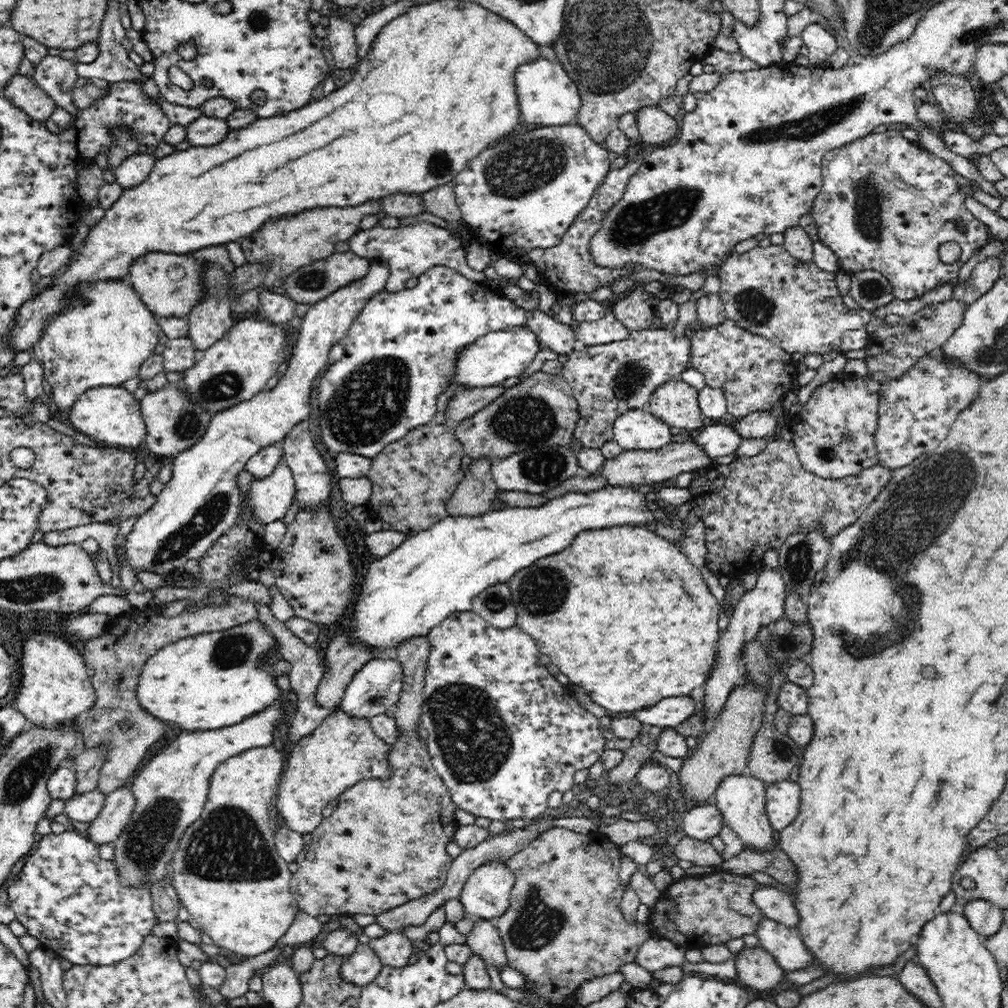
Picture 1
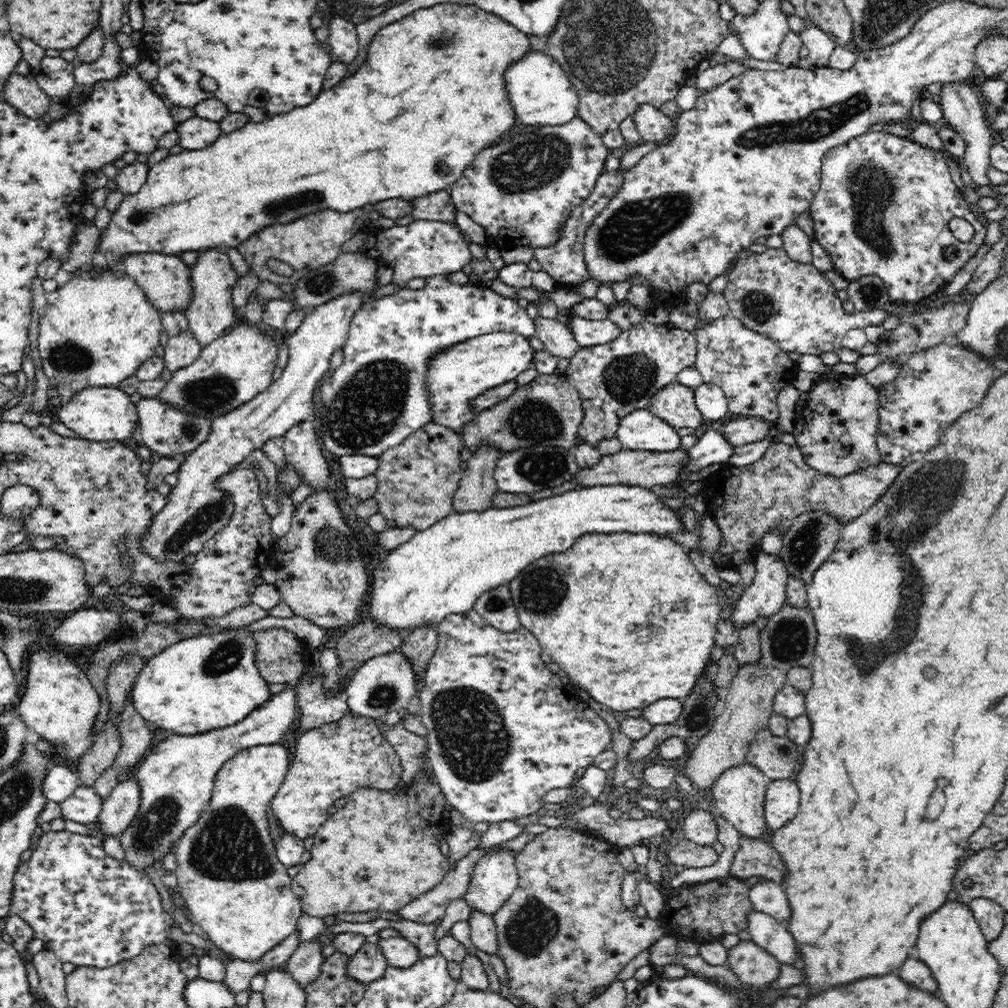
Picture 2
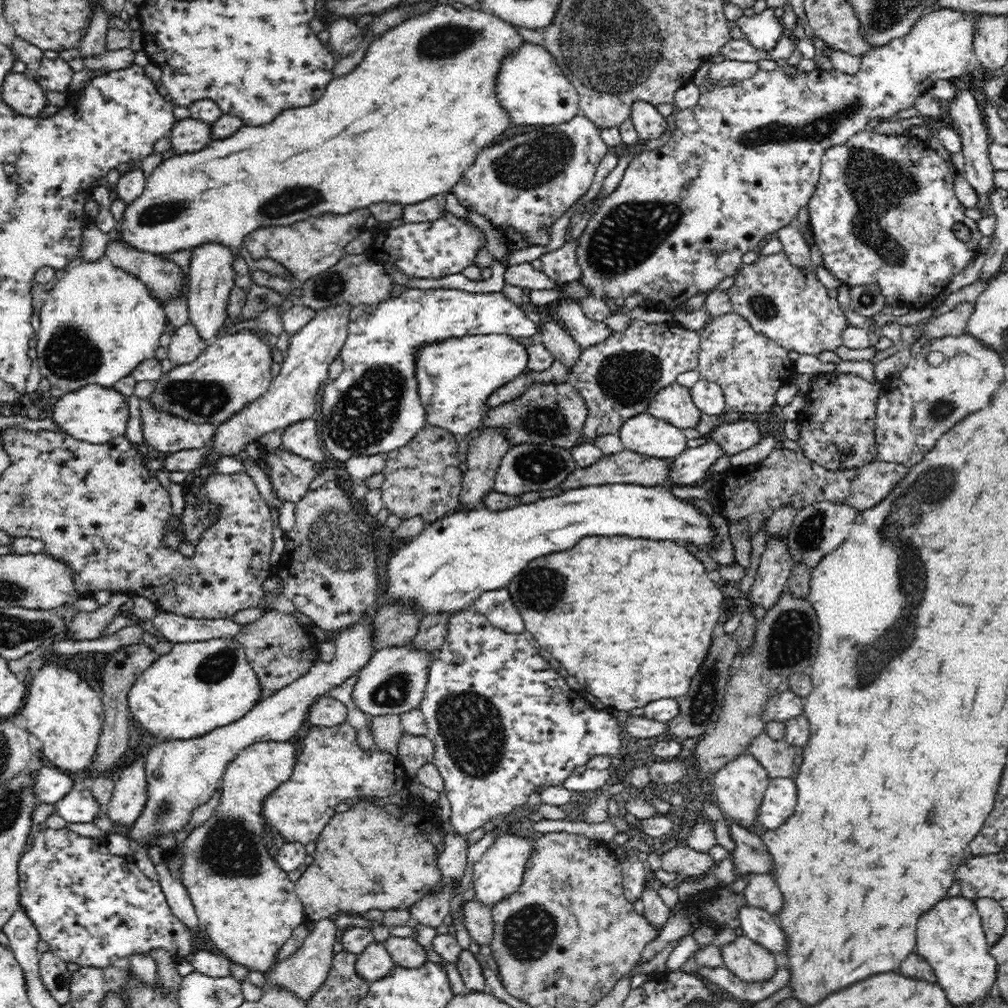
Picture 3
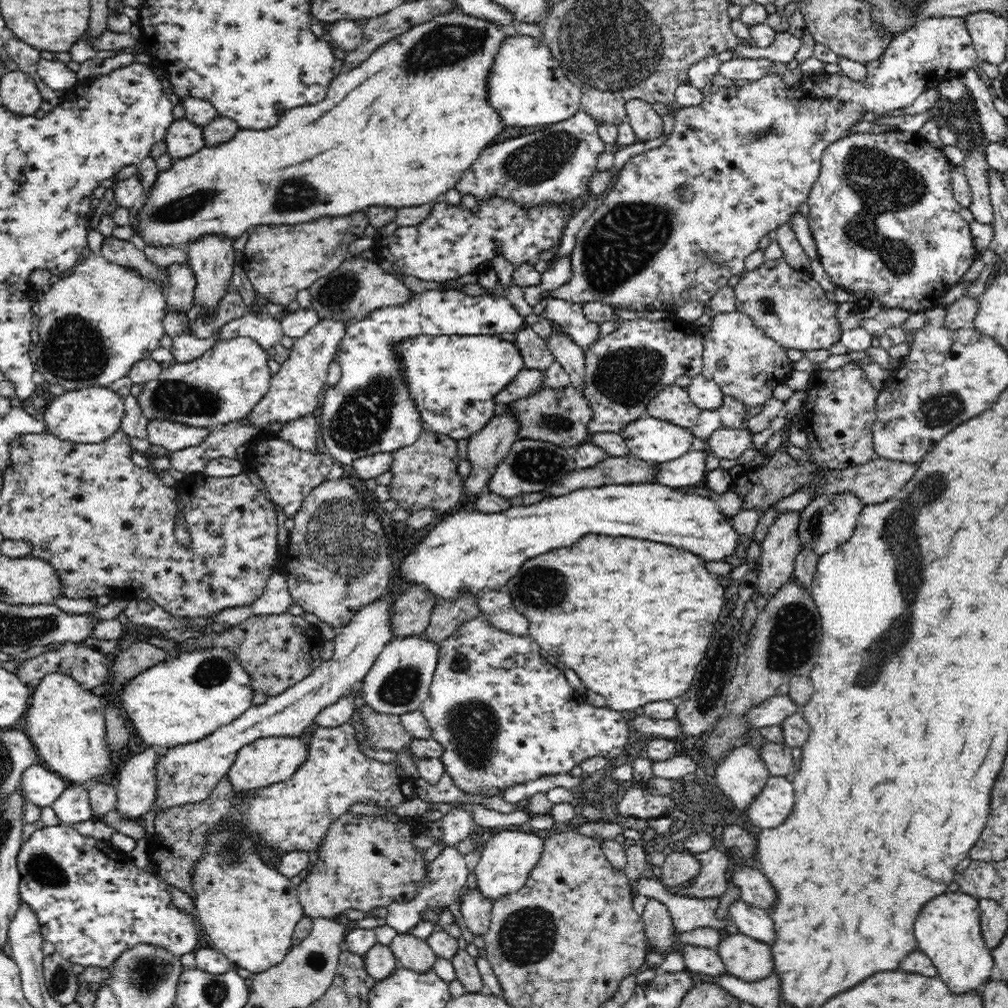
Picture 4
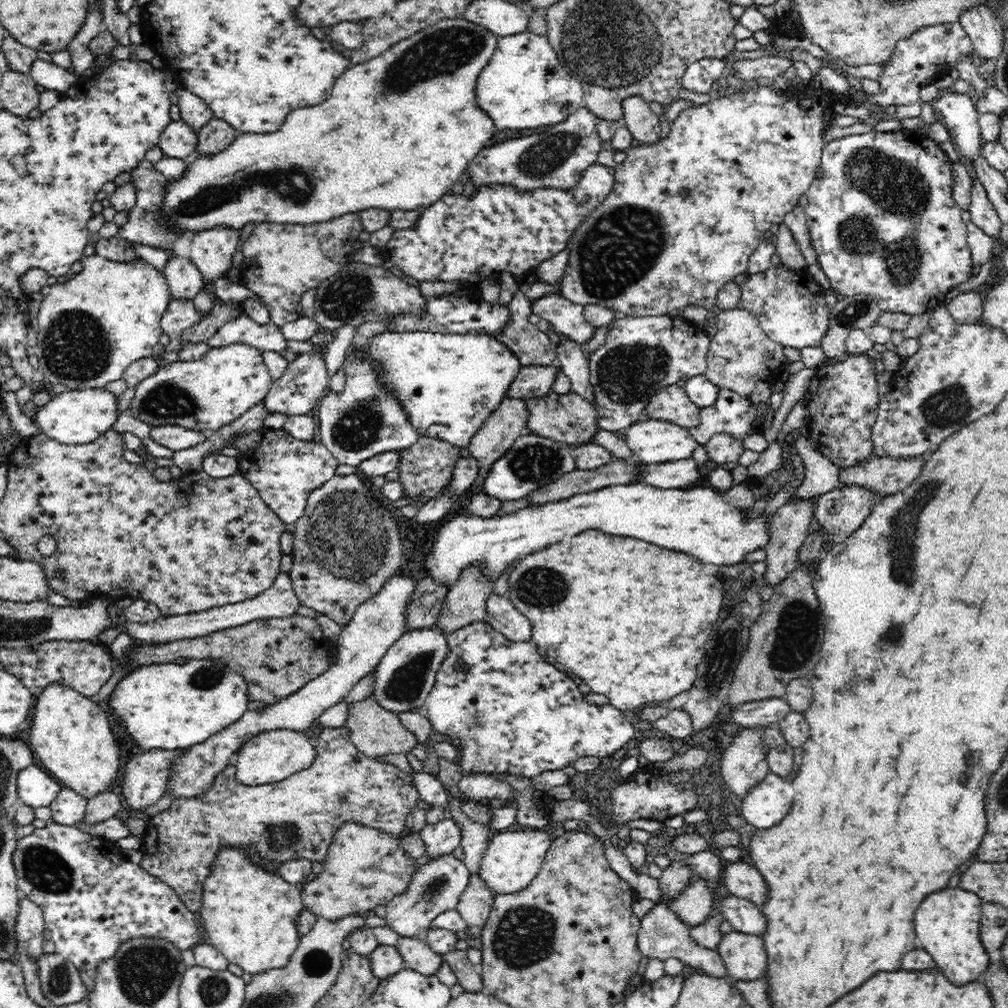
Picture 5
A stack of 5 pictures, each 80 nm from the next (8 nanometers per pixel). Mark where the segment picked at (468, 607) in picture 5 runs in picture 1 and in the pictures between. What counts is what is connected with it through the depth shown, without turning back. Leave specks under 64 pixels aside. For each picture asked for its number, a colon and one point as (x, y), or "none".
1: (384, 845)
2: (419, 646)
3: (430, 635)
4: (448, 615)

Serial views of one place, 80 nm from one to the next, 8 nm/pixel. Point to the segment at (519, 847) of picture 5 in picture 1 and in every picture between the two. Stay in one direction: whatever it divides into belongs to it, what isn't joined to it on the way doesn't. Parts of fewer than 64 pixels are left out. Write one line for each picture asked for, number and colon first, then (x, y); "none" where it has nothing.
1: (486, 895)
2: (494, 879)
3: (498, 874)
4: (507, 860)

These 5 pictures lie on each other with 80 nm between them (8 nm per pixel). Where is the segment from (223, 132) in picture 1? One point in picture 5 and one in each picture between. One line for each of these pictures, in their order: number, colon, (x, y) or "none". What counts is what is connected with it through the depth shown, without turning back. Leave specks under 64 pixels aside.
2: (196, 133)
3: (187, 135)
4: (183, 138)
5: (178, 140)

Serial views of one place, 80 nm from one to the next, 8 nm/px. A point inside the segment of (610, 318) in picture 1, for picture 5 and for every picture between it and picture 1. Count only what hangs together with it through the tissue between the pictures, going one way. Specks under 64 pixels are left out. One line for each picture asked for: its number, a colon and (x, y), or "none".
2: (587, 333)
3: (587, 333)
4: (566, 316)
5: (567, 318)

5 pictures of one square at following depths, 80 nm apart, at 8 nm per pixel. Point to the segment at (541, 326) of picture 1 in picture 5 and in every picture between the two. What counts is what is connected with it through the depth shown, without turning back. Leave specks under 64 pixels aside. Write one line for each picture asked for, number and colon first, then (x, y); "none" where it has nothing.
2: (557, 337)
3: (557, 340)
4: (570, 355)
5: (571, 358)

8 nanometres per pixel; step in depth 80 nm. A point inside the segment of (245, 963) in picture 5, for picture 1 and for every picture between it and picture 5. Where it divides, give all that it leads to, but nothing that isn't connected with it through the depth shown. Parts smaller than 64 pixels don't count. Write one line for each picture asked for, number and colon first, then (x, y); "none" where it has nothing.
1: (232, 840)
2: (239, 893)
3: (249, 918)
4: (249, 910)

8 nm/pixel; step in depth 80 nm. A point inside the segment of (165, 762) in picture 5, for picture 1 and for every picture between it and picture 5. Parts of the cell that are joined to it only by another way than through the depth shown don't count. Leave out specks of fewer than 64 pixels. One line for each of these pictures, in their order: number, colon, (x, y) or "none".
1: (117, 810)
2: (120, 808)
3: (128, 797)
4: (136, 792)

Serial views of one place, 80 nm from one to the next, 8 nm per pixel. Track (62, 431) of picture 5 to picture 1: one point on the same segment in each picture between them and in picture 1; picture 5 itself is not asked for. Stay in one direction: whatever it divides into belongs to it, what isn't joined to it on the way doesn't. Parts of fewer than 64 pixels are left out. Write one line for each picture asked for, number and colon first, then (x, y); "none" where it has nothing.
1: (110, 415)
2: (101, 414)
3: (95, 414)
4: (90, 415)

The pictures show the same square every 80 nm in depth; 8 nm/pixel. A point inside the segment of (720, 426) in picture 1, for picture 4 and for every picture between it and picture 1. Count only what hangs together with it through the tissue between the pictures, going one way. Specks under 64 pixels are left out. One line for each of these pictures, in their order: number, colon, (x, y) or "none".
2: (712, 447)
3: (692, 465)
4: (684, 472)

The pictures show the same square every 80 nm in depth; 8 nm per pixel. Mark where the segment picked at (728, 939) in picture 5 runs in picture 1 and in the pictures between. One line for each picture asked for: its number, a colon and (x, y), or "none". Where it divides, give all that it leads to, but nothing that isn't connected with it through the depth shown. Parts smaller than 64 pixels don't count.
1: (756, 968)
2: (753, 965)
3: (748, 960)
4: (747, 958)

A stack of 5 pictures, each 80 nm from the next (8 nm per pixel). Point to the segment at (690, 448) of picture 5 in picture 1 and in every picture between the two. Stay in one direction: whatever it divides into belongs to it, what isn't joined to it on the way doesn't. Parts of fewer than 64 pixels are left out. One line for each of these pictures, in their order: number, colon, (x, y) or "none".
1: (638, 429)
2: (640, 430)
3: (644, 434)
4: (654, 440)

